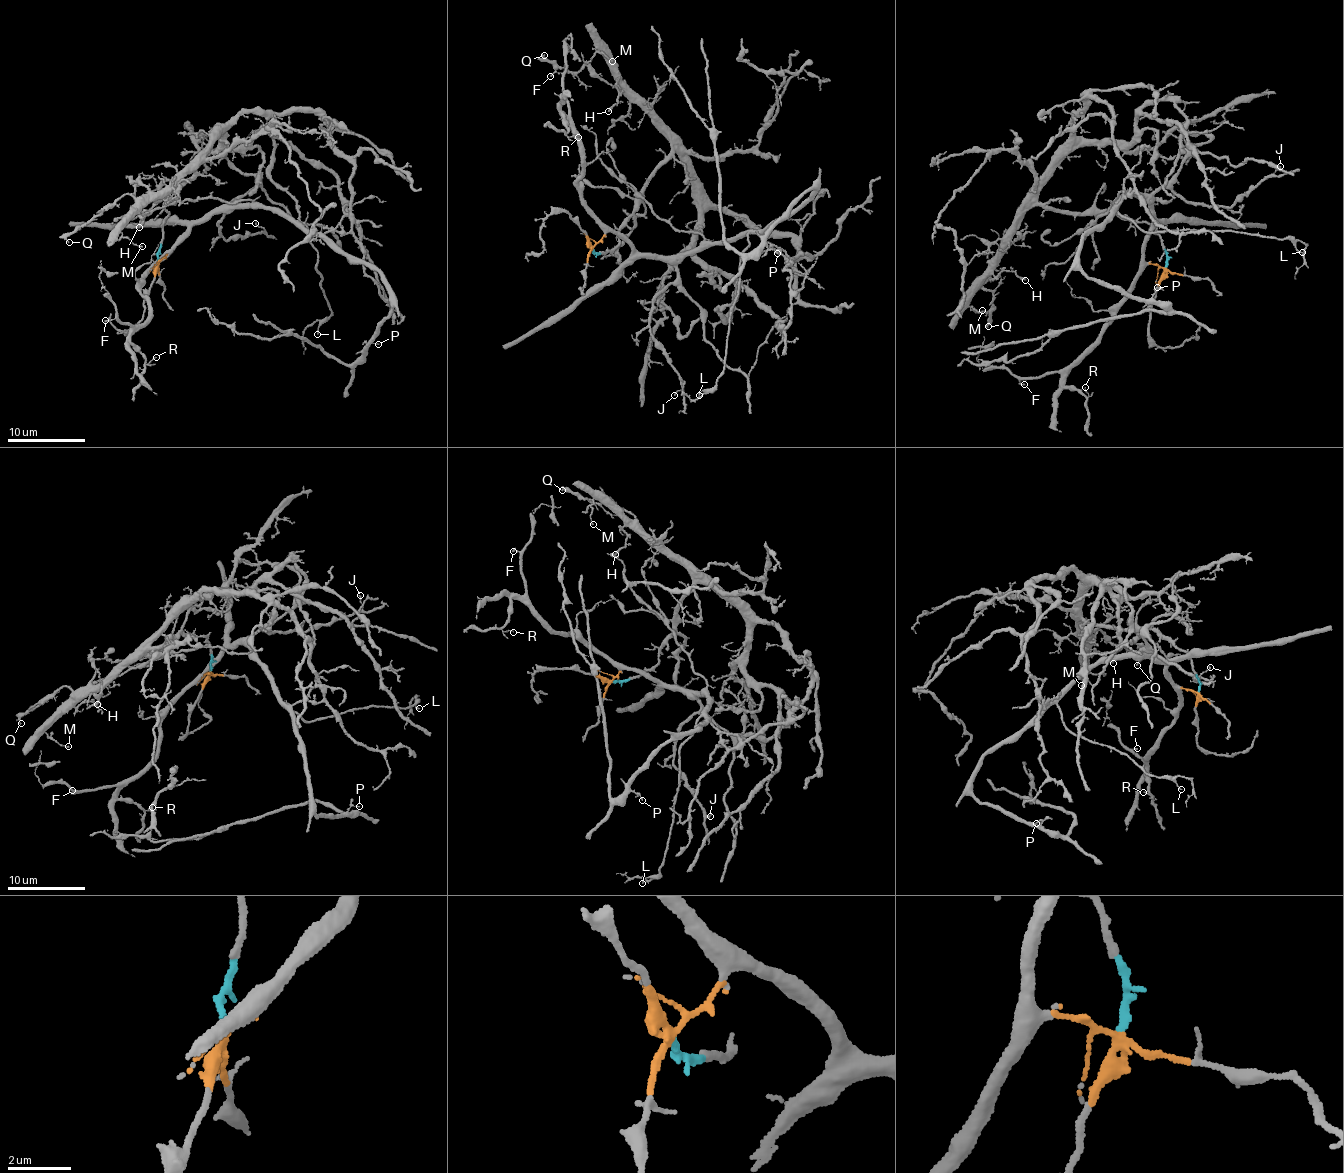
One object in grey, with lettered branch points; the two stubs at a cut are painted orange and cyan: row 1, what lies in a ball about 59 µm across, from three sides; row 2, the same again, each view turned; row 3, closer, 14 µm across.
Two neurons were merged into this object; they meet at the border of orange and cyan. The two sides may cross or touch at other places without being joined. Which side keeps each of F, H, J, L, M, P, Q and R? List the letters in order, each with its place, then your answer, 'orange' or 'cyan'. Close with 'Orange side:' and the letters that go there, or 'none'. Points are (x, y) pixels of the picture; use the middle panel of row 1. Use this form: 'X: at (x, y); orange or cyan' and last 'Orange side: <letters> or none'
F: at (550, 76); orange
H: at (608, 111); cyan
J: at (674, 395); orange
L: at (699, 395); orange
M: at (612, 61); cyan
P: at (777, 253); orange
Q: at (544, 55); cyan
R: at (578, 137); orange
Orange side: F, J, L, P, R

